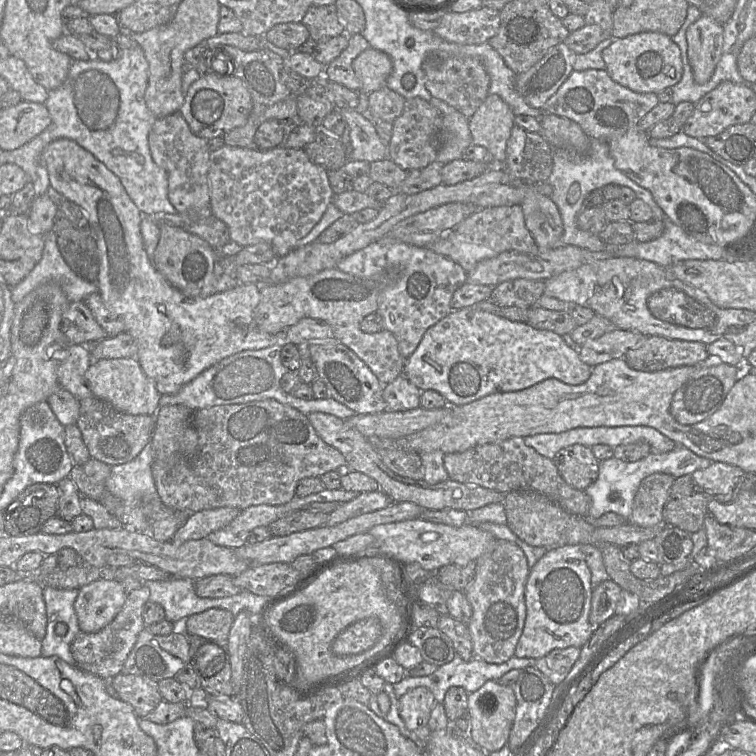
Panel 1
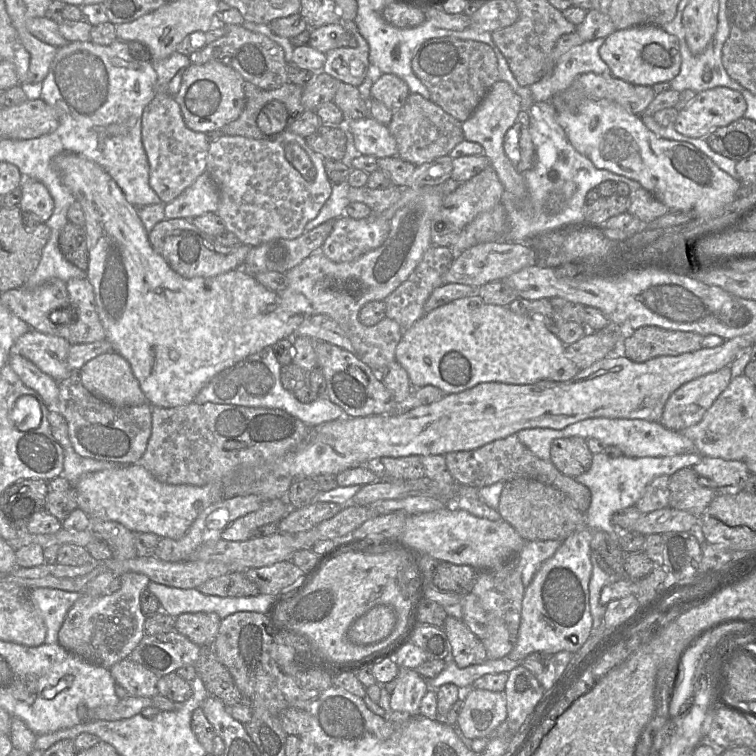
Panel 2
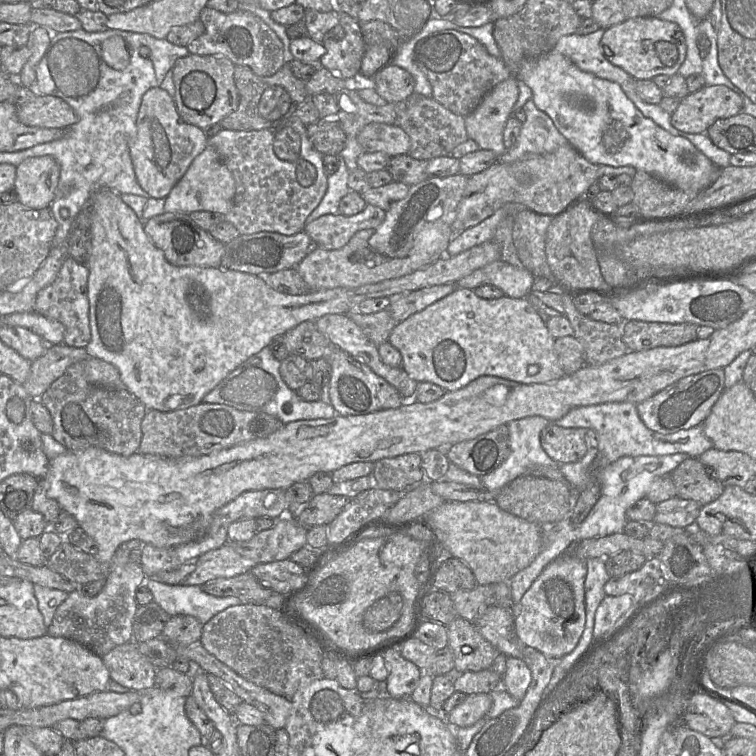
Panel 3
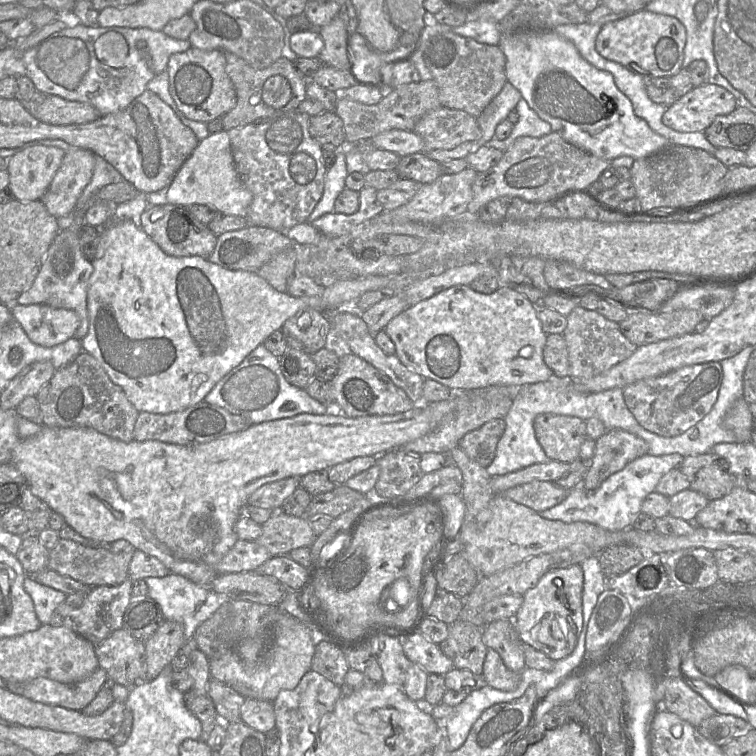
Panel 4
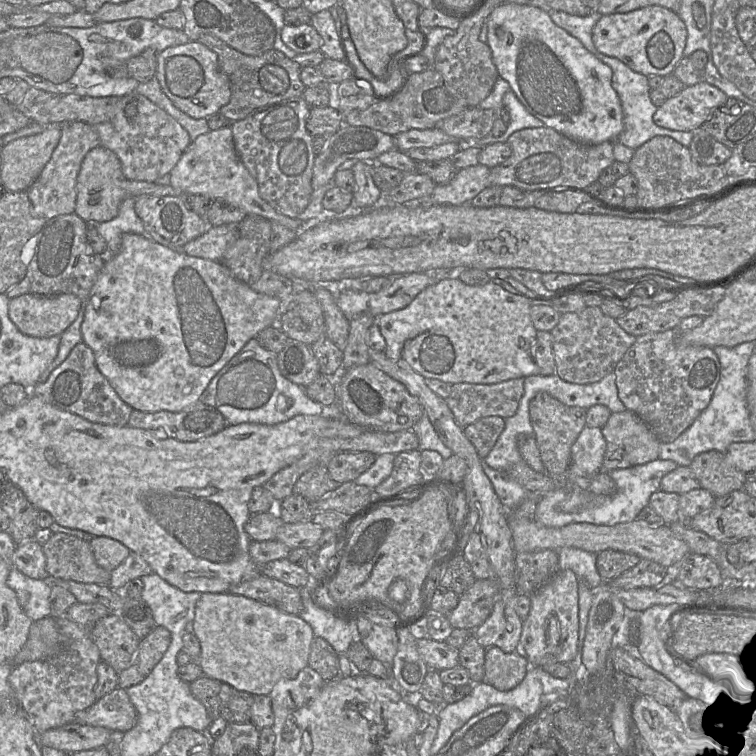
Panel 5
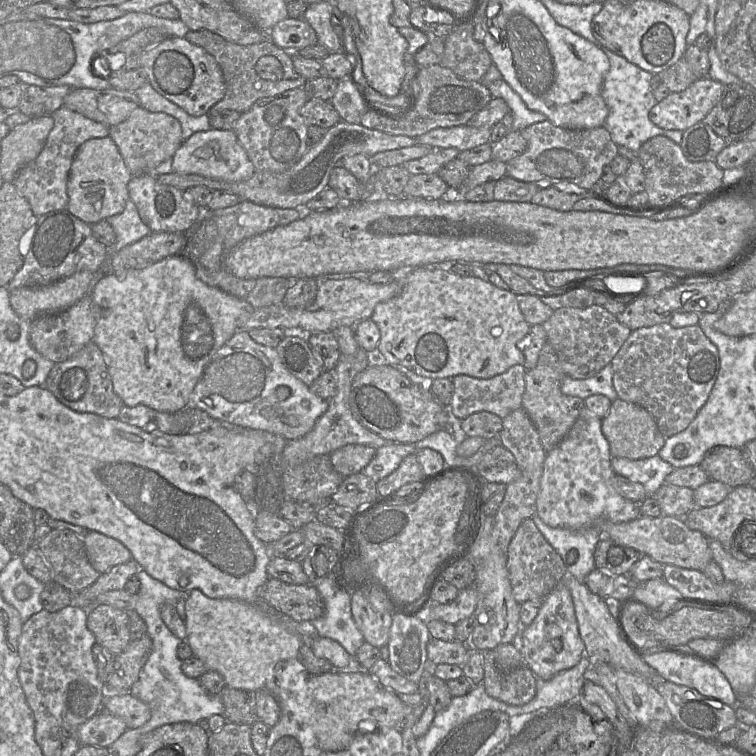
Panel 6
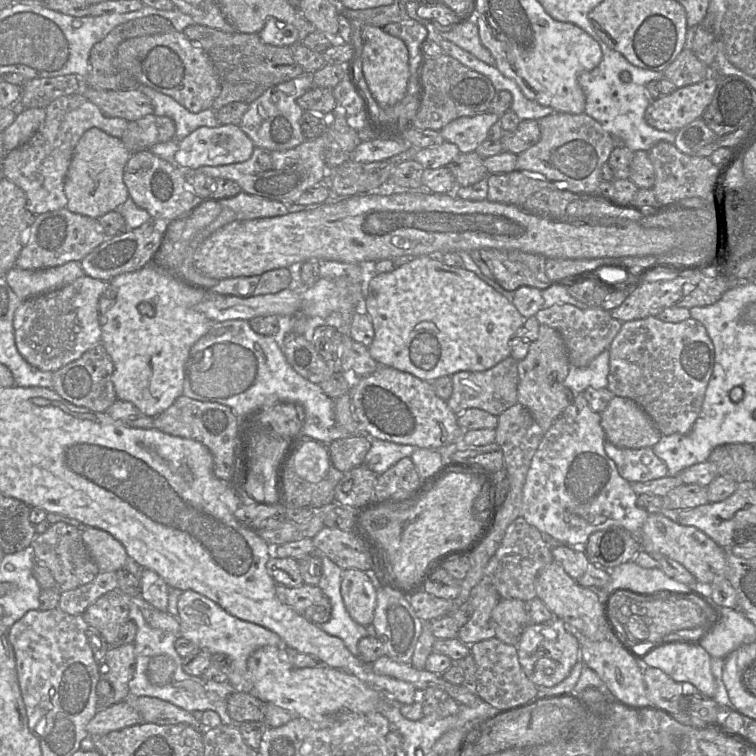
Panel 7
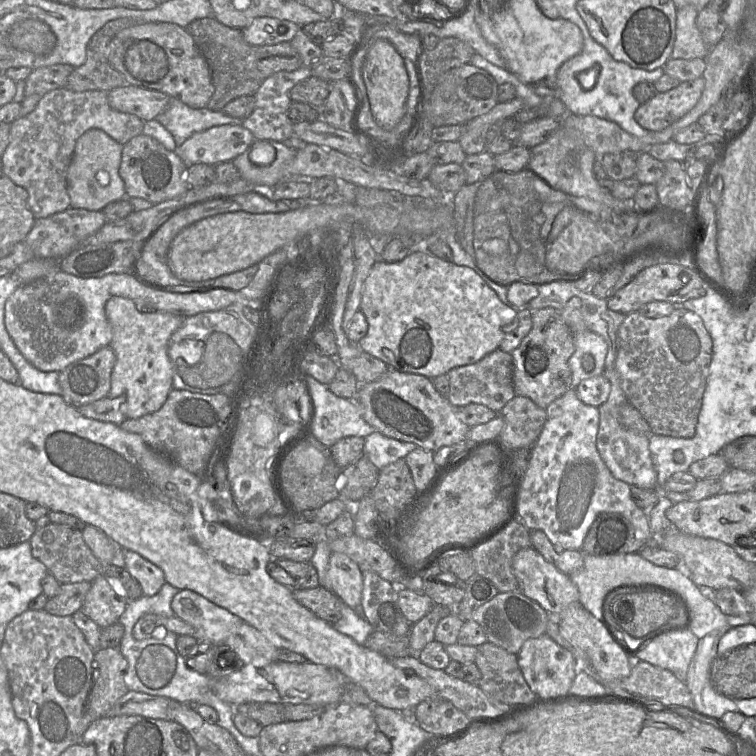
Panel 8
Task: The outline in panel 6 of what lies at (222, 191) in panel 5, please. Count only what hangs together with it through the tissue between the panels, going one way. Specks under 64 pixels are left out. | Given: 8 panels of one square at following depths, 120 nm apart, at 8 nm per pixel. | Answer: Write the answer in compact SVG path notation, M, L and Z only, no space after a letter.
M233 130L196 132L183 141L172 157L172 170L182 174L197 174L226 181L244 181L255 172L255 167Z

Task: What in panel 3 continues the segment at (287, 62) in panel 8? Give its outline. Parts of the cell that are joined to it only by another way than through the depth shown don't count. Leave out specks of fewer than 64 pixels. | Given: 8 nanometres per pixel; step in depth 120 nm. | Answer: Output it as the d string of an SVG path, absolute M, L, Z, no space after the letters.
M289 63L267 77L256 75L249 67L236 65L234 81L239 94L238 108L219 124L222 129L233 131L257 131L282 126L309 97L306 82L296 78Z

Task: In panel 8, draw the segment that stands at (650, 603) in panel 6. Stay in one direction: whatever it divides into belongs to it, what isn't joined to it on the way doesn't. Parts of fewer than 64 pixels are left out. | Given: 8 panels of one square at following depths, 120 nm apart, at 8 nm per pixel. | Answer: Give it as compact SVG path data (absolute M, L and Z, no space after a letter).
M639 552L609 554L595 556L584 554L583 567L571 575L568 575L575 584L579 592L579 603L589 611L596 619L603 622L603 602L606 595L616 587L643 585L645 588L650 585L658 585L667 588L671 586L681 586L688 590L690 595L696 595L696 590L700 589L692 579L676 568L662 567L643 558Z

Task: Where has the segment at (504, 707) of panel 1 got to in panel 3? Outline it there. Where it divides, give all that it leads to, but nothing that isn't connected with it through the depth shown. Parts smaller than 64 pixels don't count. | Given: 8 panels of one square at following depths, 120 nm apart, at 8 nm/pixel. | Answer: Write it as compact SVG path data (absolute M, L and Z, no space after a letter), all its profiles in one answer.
M489 693L467 695L448 715L450 726L466 728L484 718L490 711L492 698Z

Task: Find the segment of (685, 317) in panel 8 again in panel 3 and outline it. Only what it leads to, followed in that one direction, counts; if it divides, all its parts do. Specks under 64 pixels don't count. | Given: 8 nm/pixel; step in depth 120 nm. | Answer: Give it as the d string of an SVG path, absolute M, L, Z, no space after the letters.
M716 368L686 376L636 404L636 408L649 429L661 434L671 434L704 423L725 389L724 369Z

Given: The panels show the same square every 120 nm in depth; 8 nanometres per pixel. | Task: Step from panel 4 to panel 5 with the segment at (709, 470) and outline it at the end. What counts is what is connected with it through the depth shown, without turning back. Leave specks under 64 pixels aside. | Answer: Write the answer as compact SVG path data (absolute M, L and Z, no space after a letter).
M711 450L697 455L689 465L701 488L716 498L743 489L747 476L733 463L727 453Z

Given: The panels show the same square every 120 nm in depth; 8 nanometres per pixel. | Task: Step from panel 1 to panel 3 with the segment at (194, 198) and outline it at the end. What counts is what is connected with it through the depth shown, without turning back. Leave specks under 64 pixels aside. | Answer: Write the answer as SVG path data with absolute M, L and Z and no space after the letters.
M159 87L151 88L144 93L136 128L135 138L129 142L129 153L136 180L150 197L166 199L192 161L207 147L208 137L201 128L181 119L174 99Z

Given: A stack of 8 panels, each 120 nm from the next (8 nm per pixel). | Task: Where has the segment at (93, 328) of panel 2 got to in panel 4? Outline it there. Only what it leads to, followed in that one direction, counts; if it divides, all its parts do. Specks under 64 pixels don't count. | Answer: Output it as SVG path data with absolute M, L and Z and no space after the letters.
M75 227L59 230L42 260L32 285L18 296L15 303L44 304L74 311L80 319L80 325L73 338L81 341L88 332L87 287L94 268L92 262L81 251L79 232L80 229Z

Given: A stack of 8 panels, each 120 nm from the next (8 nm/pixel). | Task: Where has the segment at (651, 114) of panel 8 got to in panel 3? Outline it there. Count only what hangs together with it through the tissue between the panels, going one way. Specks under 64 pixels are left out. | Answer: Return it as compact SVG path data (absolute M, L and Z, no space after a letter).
M725 85L704 86L680 100L677 109L670 115L671 124L677 130L690 134L706 133L718 119L732 117L743 110L742 98Z

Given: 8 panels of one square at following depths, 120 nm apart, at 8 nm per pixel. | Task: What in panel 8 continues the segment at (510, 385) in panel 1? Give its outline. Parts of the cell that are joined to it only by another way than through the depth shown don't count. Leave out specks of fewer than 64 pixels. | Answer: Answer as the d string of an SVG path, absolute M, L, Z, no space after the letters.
M422 246L415 247L403 260L398 262L388 263L382 259L377 259L364 281L359 310L363 312L368 323L366 335L358 342L358 345L363 352L383 361L390 369L402 373L423 375L429 379L447 374L455 367L474 364L480 361L487 354L497 350L505 334L512 330L512 323L515 321L518 311L515 307L504 304L499 299L496 292L491 289L471 268L467 266L459 266L453 262L445 261L433 255L429 255Z

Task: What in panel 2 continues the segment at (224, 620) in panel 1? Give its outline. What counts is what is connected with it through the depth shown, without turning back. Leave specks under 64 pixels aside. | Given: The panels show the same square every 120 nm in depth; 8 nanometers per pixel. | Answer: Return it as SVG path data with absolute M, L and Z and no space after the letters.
M214 612L183 613L176 617L174 630L198 646L213 645L221 621Z

